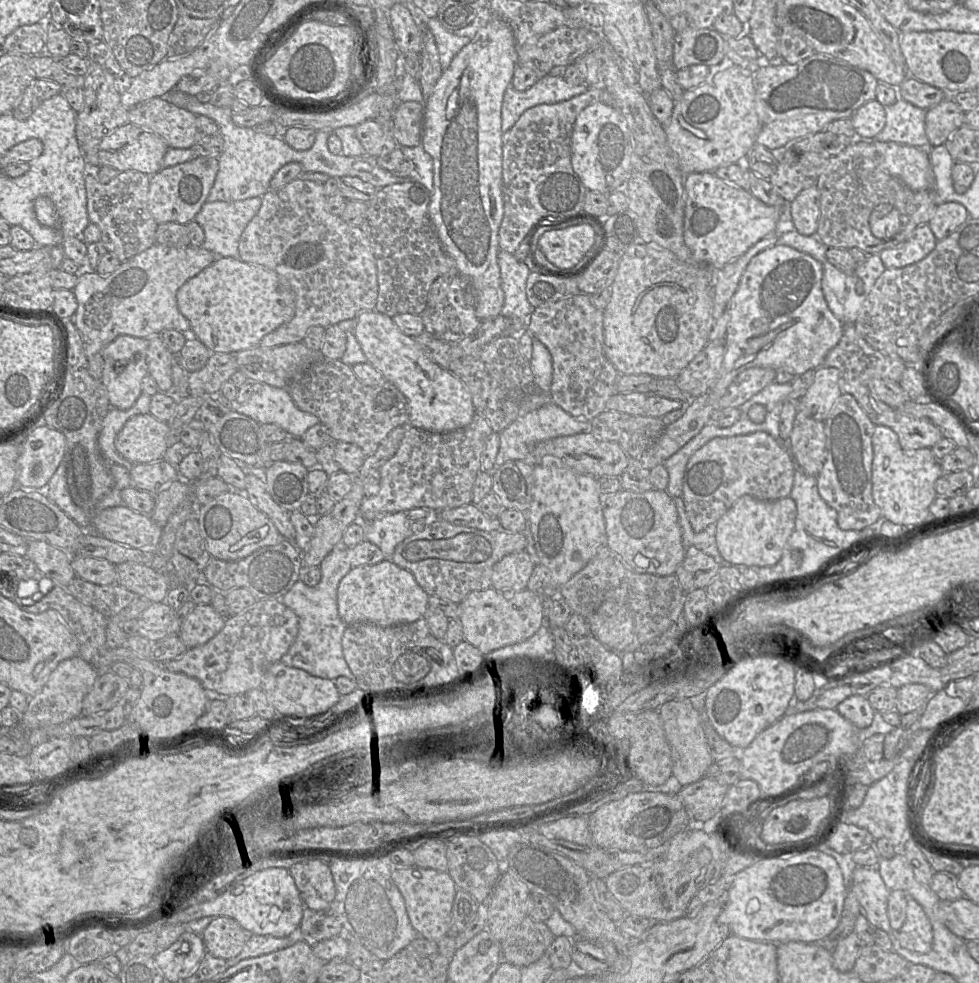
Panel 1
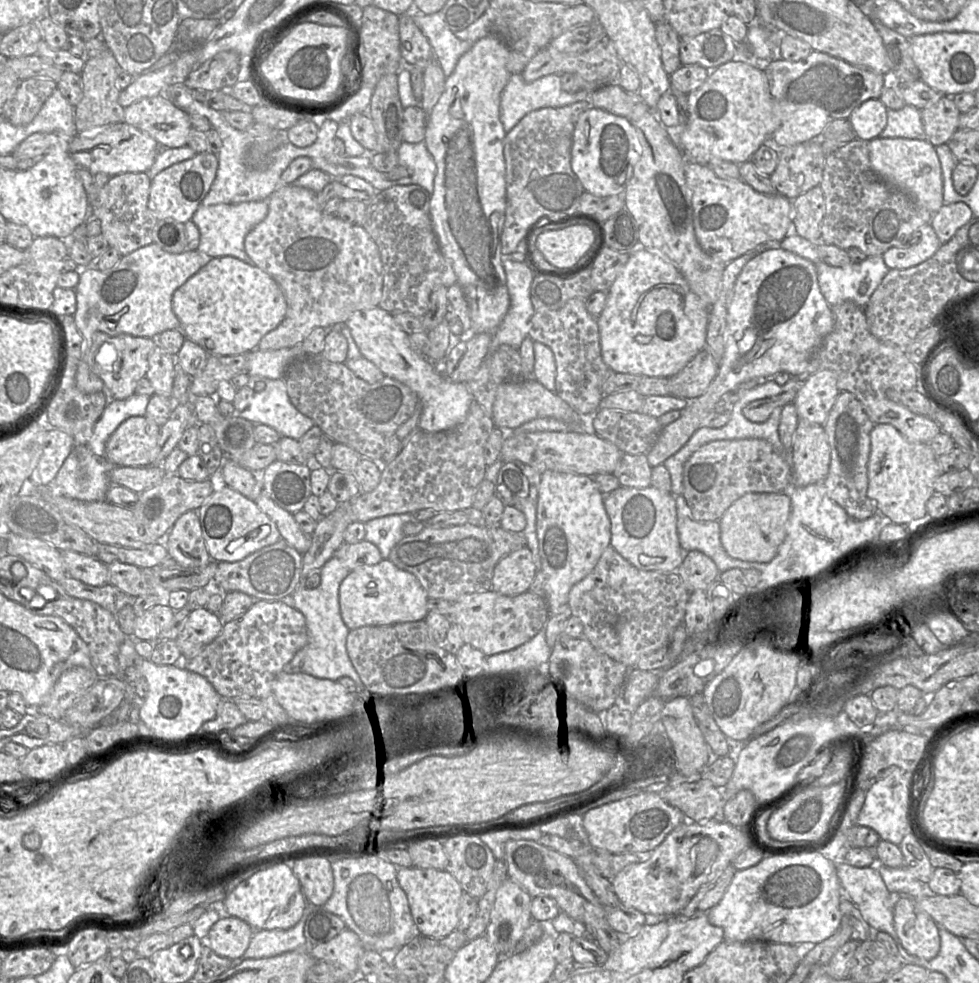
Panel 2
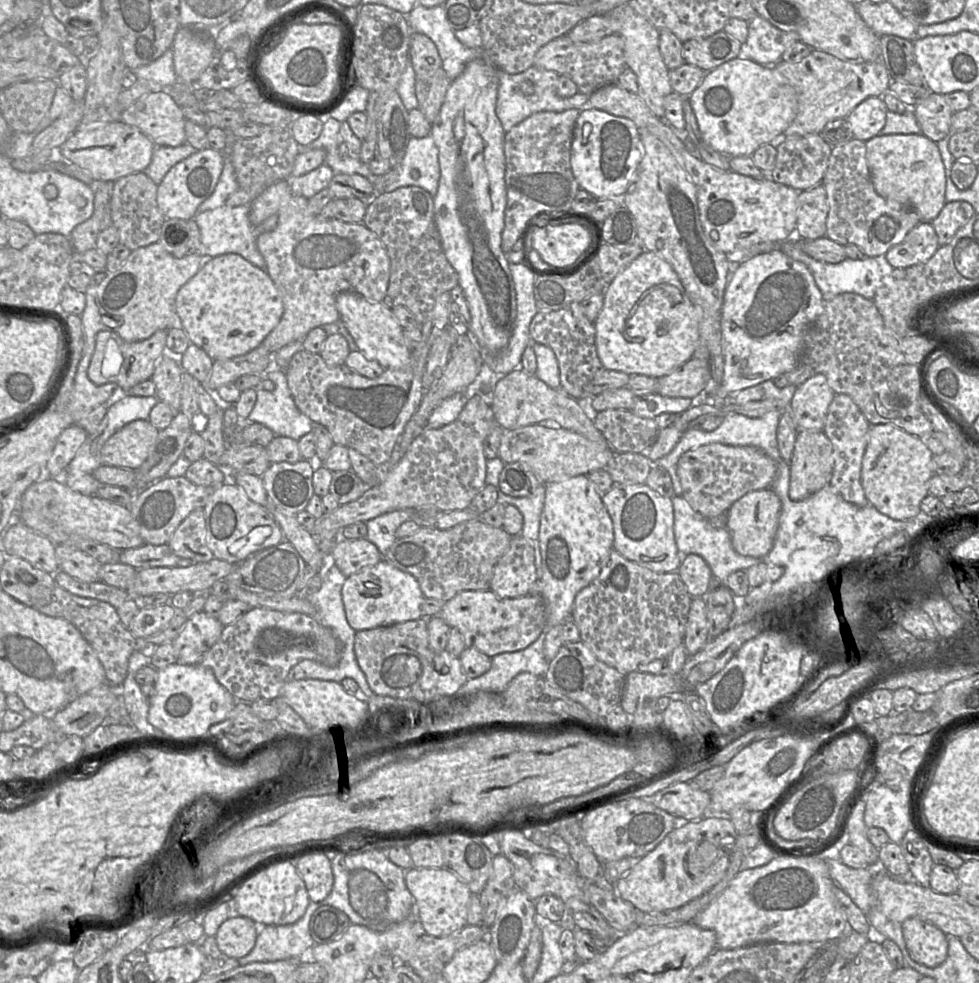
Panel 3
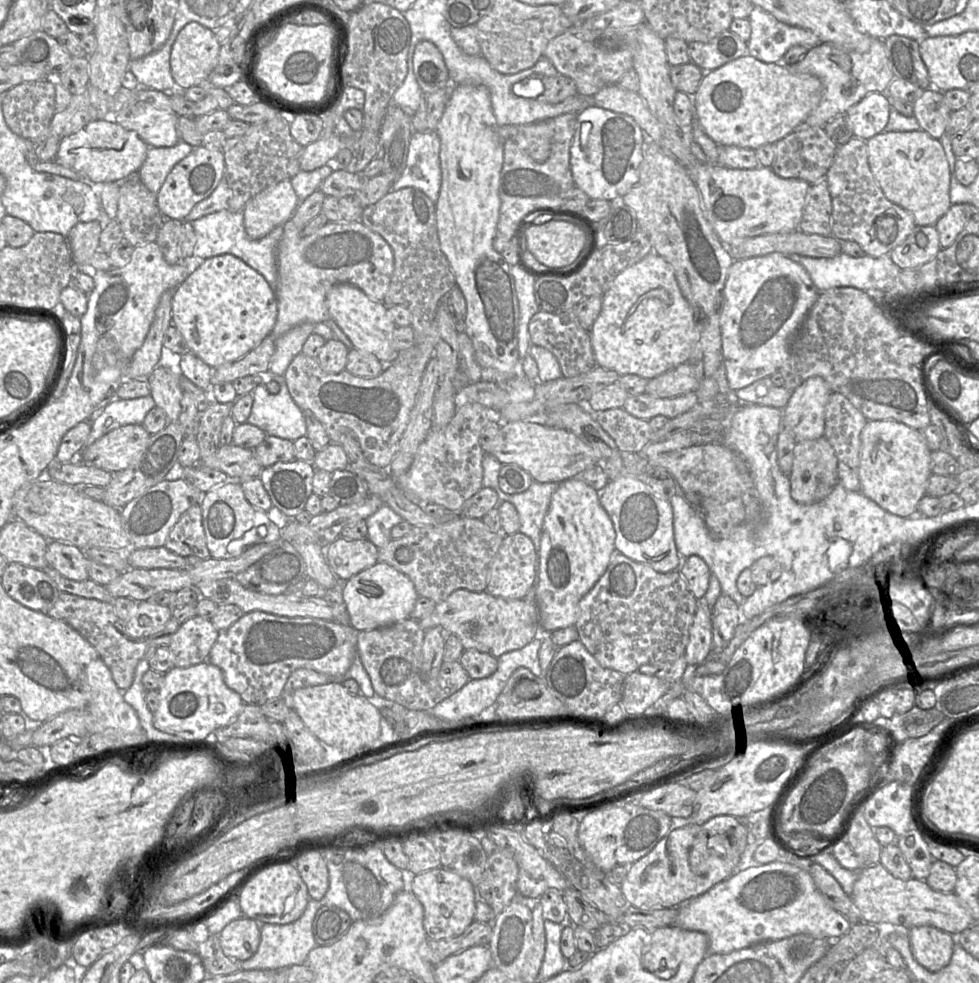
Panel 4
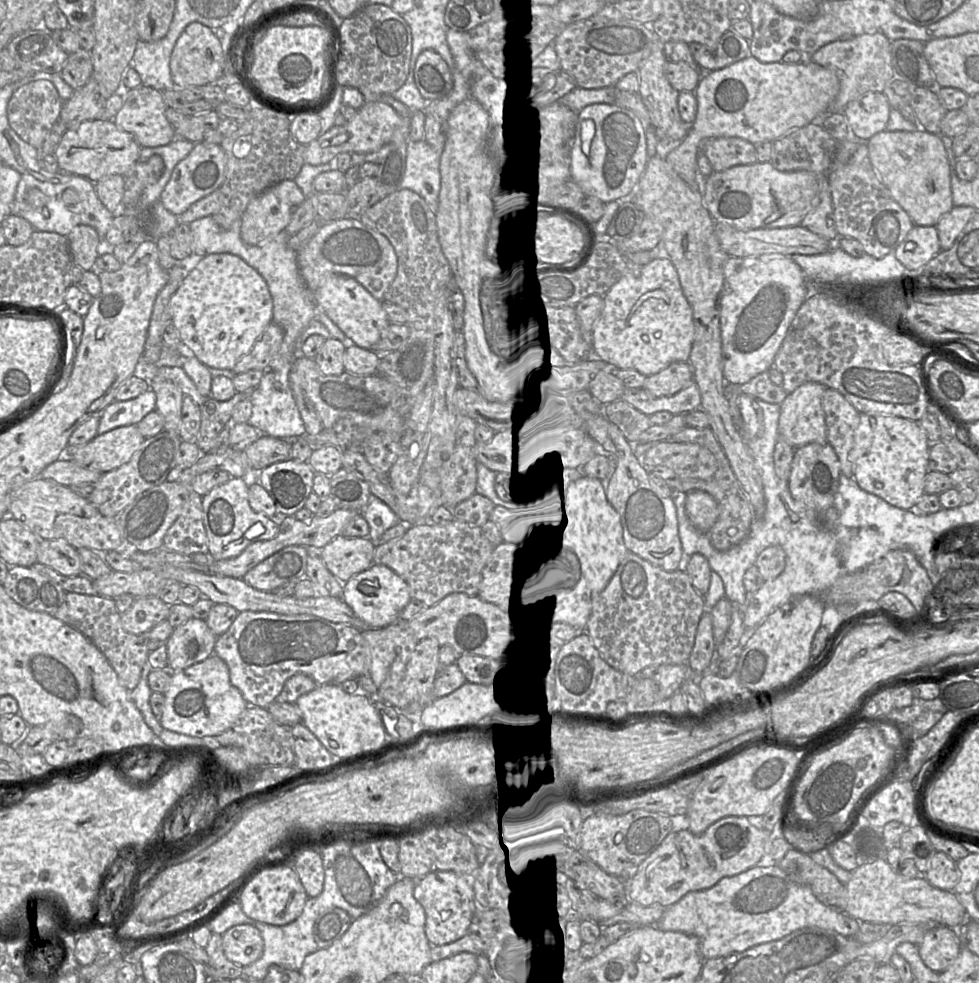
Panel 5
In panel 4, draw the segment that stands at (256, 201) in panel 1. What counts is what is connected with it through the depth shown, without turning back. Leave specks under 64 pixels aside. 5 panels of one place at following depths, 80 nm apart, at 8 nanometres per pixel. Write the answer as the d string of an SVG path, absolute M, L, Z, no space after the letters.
M221 210L194 220L191 224L196 235L196 244L194 246L193 255L208 259L221 254L232 254L259 272L272 286L276 294L276 251L283 234L283 225L275 227L268 235L259 240L252 240L245 232L242 210L235 212Z

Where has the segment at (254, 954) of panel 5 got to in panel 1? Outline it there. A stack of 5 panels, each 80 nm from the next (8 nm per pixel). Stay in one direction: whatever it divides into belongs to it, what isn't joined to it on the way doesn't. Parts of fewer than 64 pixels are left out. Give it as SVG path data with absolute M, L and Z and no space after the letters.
M214 917L201 935L206 951L215 957L228 960L243 949L248 933L234 919Z

